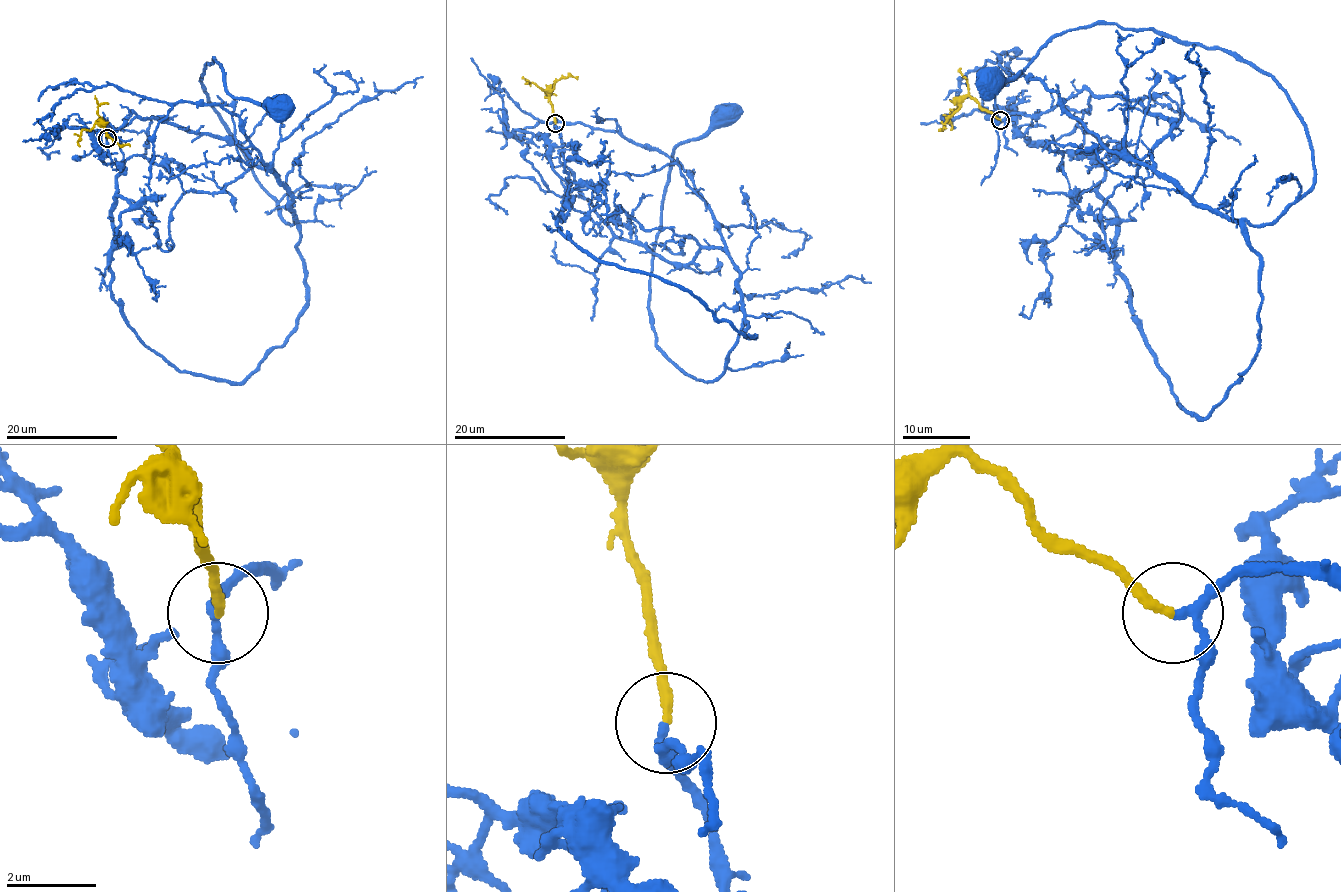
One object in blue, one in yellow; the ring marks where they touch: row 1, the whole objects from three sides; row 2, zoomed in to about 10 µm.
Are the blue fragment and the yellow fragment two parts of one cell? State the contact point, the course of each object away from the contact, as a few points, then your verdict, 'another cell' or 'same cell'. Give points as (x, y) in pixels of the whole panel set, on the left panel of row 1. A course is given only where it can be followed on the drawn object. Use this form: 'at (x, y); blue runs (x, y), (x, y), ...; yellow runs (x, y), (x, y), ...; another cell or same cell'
at (107, 138); blue runs (106, 137), (133, 112), (236, 142), (291, 196), (291, 224), (208, 101), (204, 66), (234, 97), (279, 107); yellow runs (106, 137), (102, 118), (102, 126), (111, 137), (120, 146), (130, 146); same cell

